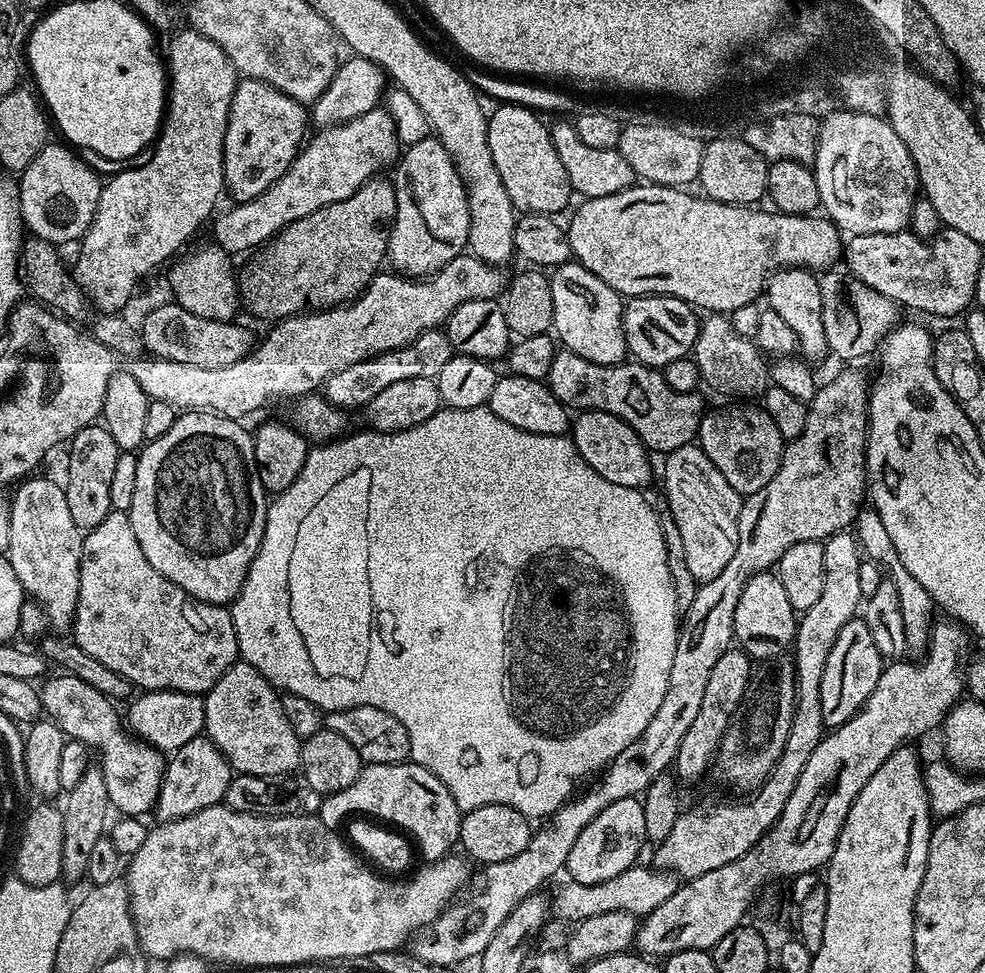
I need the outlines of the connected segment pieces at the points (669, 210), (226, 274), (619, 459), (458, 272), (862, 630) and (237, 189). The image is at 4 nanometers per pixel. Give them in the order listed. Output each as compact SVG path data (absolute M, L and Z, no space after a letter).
M637 182L633 184L632 187L627 188L626 190L622 190L618 194L610 194L606 198L594 198L593 200L585 199L583 203L581 203L584 205L582 205L581 208L573 214L572 221L570 221L569 224L566 224L566 231L568 234L568 245L570 246L570 250L572 251L575 263L581 264L582 266L586 266L586 270L590 270L590 274L594 274L598 278L602 278L602 282L606 282L606 286L610 286L611 288L616 289L616 291L620 293L621 297L624 298L631 298L634 296L673 296L674 298L678 298L679 300L685 300L685 302L691 304L692 307L697 310L703 310L703 308L705 308L705 313L708 314L730 314L734 310L738 310L738 306L746 306L747 304L757 303L757 301L761 299L762 293L765 291L766 285L768 283L768 277L771 276L773 272L781 268L807 268L809 270L817 270L816 268L820 268L819 270L828 270L831 269L833 265L835 265L832 264L835 262L835 260L839 261L841 259L842 233L840 229L832 223L831 220L825 218L823 215L809 214L807 216L787 216L786 213L778 212L775 210L767 210L768 212L756 212L760 210L753 210L751 207L741 206L739 204L723 204L722 202L718 202L717 200L707 199L700 194L695 194L696 196L691 196L691 194L688 192L691 191L685 190L684 188L667 188L666 186L662 186L661 184Z
M208 242L205 248L196 248L193 252L187 252L185 251L175 261L177 264L168 272L168 284L172 287L171 299L180 304L182 310L190 310L190 314L198 314L198 318L235 321L236 311L241 311L242 301L234 272L232 276L232 264L228 261L231 260L229 253L222 251L215 242Z
M584 410L580 416L571 421L570 439L572 445L578 450L580 457L591 466L606 482L615 482L618 486L647 489L652 480L652 464L648 461L649 449L638 438L638 434L622 418L609 412Z
M461 254L454 257L450 262L446 262L446 266L442 266L437 272L431 276L423 278L405 278L400 274L393 274L391 271L384 270L373 276L372 281L364 287L364 291L356 297L355 300L348 301L347 304L340 304L336 308L326 308L323 310L313 310L307 314L299 316L289 316L287 320L281 320L273 323L272 328L268 332L265 340L261 339L252 352L246 354L244 358L238 358L238 362L234 362L231 366L217 366L215 370L206 370L202 366L190 366L190 362L170 362L169 360L158 360L155 358L136 358L131 361L130 374L138 382L138 386L147 394L149 400L157 400L158 402L168 402L170 406L174 406L178 410L191 410L194 412L212 412L215 416L225 416L231 420L243 421L244 416L248 416L251 412L256 412L259 408L264 408L267 404L272 404L275 400L295 401L301 396L311 396L323 385L325 380L329 380L334 374L338 374L338 370L346 370L346 366L354 366L354 362L362 362L371 356L377 356L380 352L389 352L390 350L398 350L402 346L406 346L410 342L414 342L424 332L430 332L439 329L441 326L447 325L450 314L454 314L454 310L458 310L458 306L462 306L462 302L470 302L471 300L496 300L503 293L506 287L506 276L500 273L501 269L495 264L487 264L486 261L480 261L478 257L471 254Z
M854 618L838 630L838 638L834 638L834 646L830 646L830 658L826 658L826 670L822 670L822 722L825 729L831 730L842 726L864 705L866 698L878 686L878 678L884 673L886 667L885 657L880 655L878 646L874 646L874 638L866 626L863 618Z
M237 79L224 138L224 187L229 193L232 191L233 201L254 198L262 194L262 190L266 190L278 178L282 178L282 174L294 162L294 158L305 143L304 122L306 124L307 120L305 105L282 94L282 90L261 80Z

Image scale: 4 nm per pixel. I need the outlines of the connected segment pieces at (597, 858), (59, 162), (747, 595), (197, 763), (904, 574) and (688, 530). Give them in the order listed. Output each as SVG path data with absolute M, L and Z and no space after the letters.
M637 797L618 798L618 802L610 802L606 810L599 812L590 826L578 834L574 841L574 846L570 849L570 856L564 863L566 876L573 884L597 884L607 882L610 878L618 878L622 870L630 870L632 865L641 859L640 851L646 845L646 814L644 813L643 803Z
M45 144L34 162L30 162L30 166L26 166L18 176L20 217L24 220L25 229L35 239L57 246L68 244L71 240L79 241L88 231L98 210L102 187L102 180L96 177L95 170L86 161L79 160L71 147L60 144Z
M772 570L756 572L742 586L742 594L738 594L738 606L734 609L735 643L753 661L771 661L783 653L780 651L787 644L789 647L795 641L797 619L798 614L790 606L790 597L786 595L779 575Z
M203 734L195 736L193 740L186 742L186 746L167 757L164 785L156 800L155 815L160 815L161 821L178 820L221 803L233 775L232 767L228 765L218 746L214 746L214 742Z
M871 506L861 507L856 514L854 521L854 535L856 543L860 545L861 553L867 559L877 561L882 569L883 575L891 580L894 590L898 590L898 610L902 610L902 630L906 632L906 649L909 653L913 652L913 657L919 658L928 651L928 642L934 623L934 605L930 594L902 566L898 558L898 550L894 550L894 542L890 542L890 534L886 531L886 526L882 523L882 518L878 518L876 509Z
M695 443L682 446L678 450L667 453L664 464L664 485L662 491L664 499L668 501L669 514L674 518L678 531L682 534L682 547L686 549L686 567L698 582L718 578L730 558L734 558L734 546L738 546L738 514L742 503L742 496L730 486L729 482L719 473L703 450Z

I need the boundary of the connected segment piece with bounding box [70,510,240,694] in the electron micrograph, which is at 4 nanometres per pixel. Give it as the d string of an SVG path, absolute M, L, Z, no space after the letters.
M115 510L102 518L98 526L87 529L80 558L76 621L72 623L70 636L90 658L96 658L102 666L114 670L114 674L122 674L137 689L149 692L209 692L240 656L231 611L222 604L195 600L186 590L158 574L146 562L127 512Z

